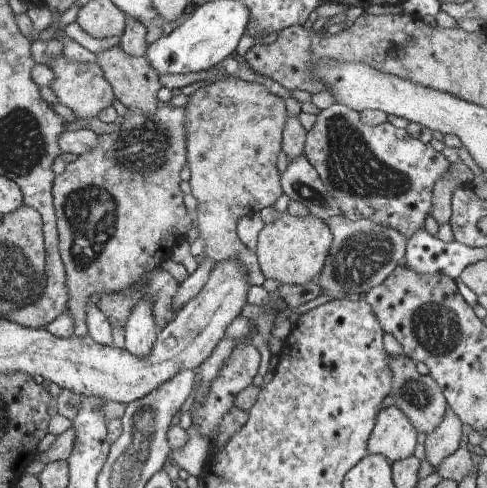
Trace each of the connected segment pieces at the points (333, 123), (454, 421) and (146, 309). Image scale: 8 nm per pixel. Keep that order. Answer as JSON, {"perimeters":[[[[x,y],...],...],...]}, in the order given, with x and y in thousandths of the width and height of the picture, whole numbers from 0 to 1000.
{"perimeters":[[[[698,211],[663,223],[651,236],[643,262],[630,270],[626,322],[649,342],[661,373],[676,385],[686,412],[702,430],[702,445],[715,451],[735,447],[764,451],[846,488],[871,463],[871,451],[887,428],[889,385],[920,352],[924,332],[879,295],[838,275],[836,264],[813,262],[793,250],[756,258],[739,246],[735,227]]],[[[920,838],[908,869],[873,902],[873,941],[897,961],[922,930],[932,930],[949,898],[949,863],[938,848]]],[[[292,611],[275,627],[255,674],[257,715],[279,734],[300,734],[312,721],[316,699],[329,678],[320,660],[316,660],[312,623],[304,619],[304,611]]]]}

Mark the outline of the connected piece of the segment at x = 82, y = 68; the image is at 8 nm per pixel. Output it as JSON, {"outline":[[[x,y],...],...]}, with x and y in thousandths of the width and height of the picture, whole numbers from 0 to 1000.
{"outline":[[[127,107],[123,115],[103,123],[101,137],[111,148],[111,164],[101,178],[107,180],[107,189],[119,201],[119,209],[140,217],[158,244],[193,242],[205,225],[214,225],[230,213],[230,201],[236,197],[230,193],[228,172],[199,127],[193,131],[187,127],[152,127],[152,123],[140,123]]]}

